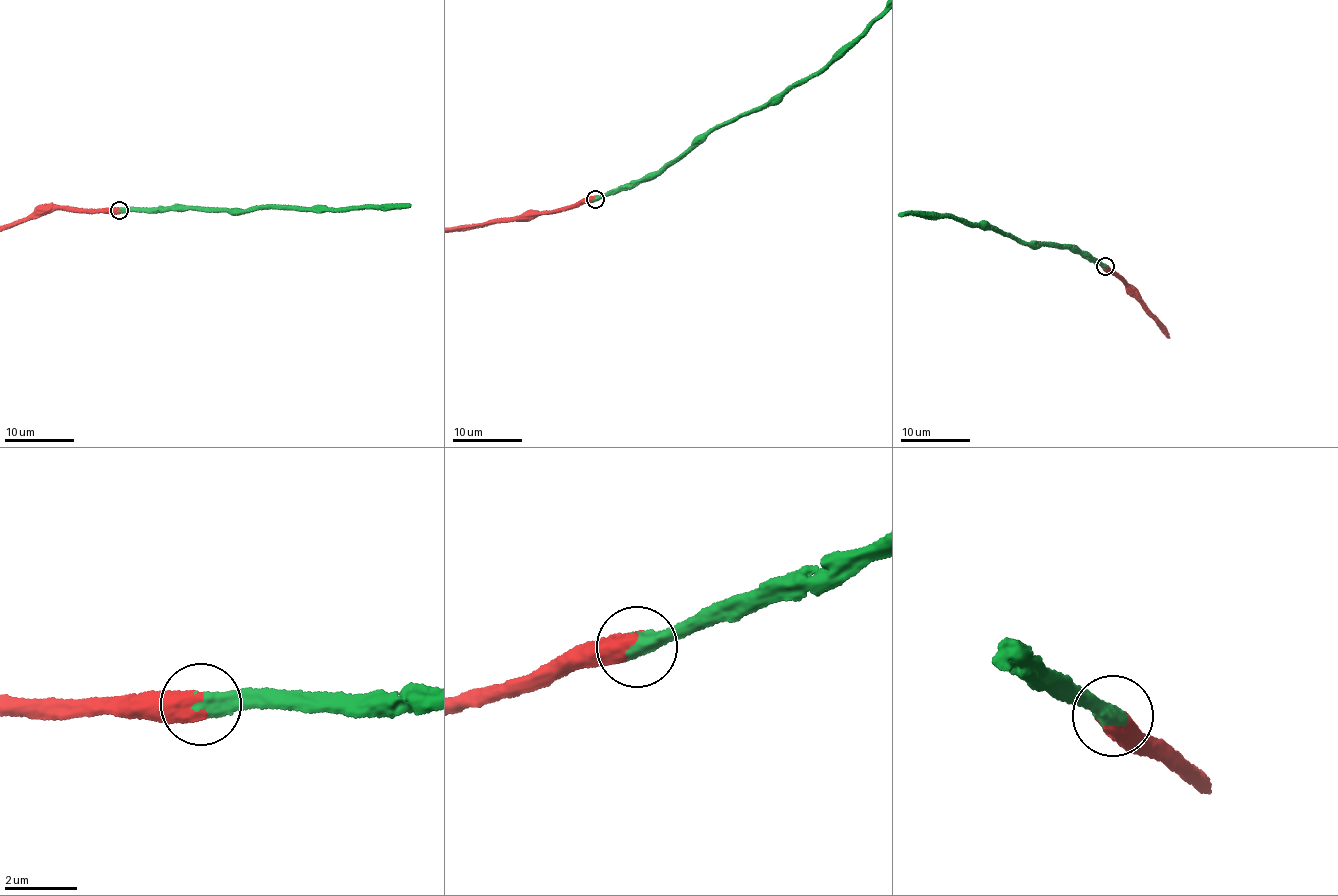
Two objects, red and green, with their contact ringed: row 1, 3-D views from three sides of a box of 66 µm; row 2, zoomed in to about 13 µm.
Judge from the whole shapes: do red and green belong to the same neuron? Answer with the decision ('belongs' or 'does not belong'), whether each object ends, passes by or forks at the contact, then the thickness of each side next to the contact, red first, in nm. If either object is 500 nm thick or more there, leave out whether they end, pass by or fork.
belongs | 600/600 nm

